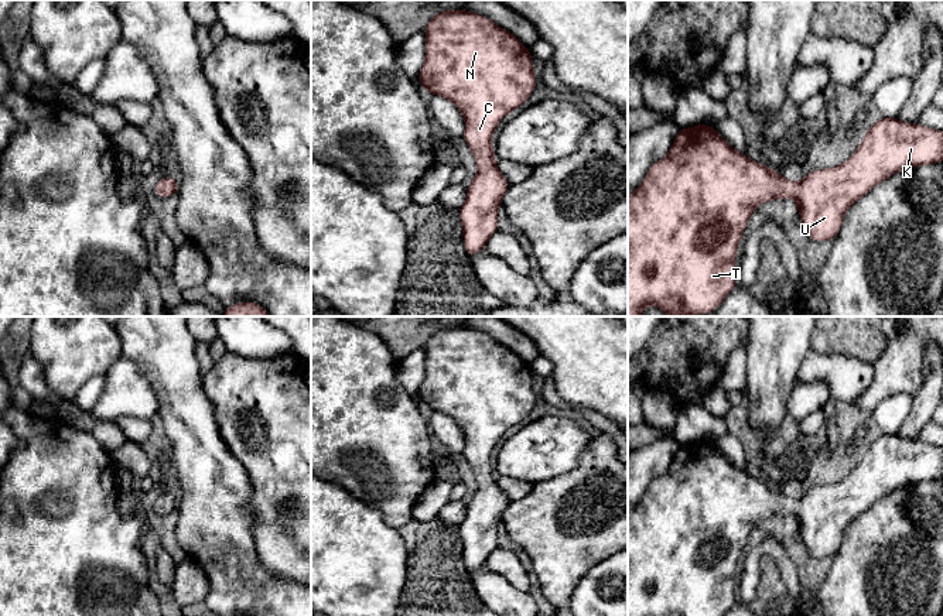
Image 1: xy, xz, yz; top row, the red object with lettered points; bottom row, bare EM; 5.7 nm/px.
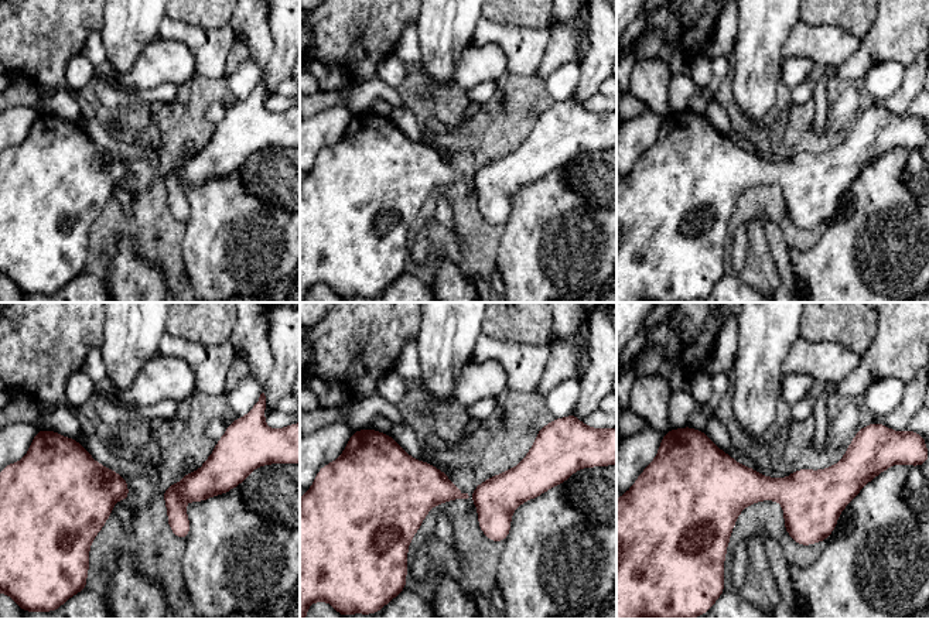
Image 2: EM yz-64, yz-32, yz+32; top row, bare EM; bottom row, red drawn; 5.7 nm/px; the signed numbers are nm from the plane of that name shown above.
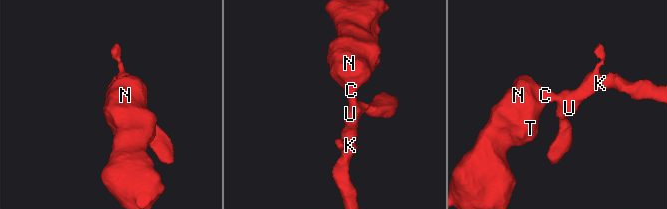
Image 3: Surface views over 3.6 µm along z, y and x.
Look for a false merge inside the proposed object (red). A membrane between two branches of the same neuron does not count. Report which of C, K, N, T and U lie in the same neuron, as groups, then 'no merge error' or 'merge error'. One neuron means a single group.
groups C K N T U; no merge error

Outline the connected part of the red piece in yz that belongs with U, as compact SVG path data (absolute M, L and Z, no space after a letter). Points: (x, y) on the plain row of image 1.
M882 434L867 445L862 459L844 480L812 486L800 499L789 499L778 487L735 468L704 439L679 445L667 472L652 480L642 502L628 513L628 616L724 616L735 602L735 571L752 528L772 516L793 514L804 547L817 558L834 557L844 531L877 500L895 489L943 476L943 449L919 439Z

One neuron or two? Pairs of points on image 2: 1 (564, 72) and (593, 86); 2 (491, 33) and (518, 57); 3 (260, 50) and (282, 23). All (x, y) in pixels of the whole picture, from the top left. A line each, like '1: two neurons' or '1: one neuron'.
1: two neurons
2: one neuron
3: two neurons

